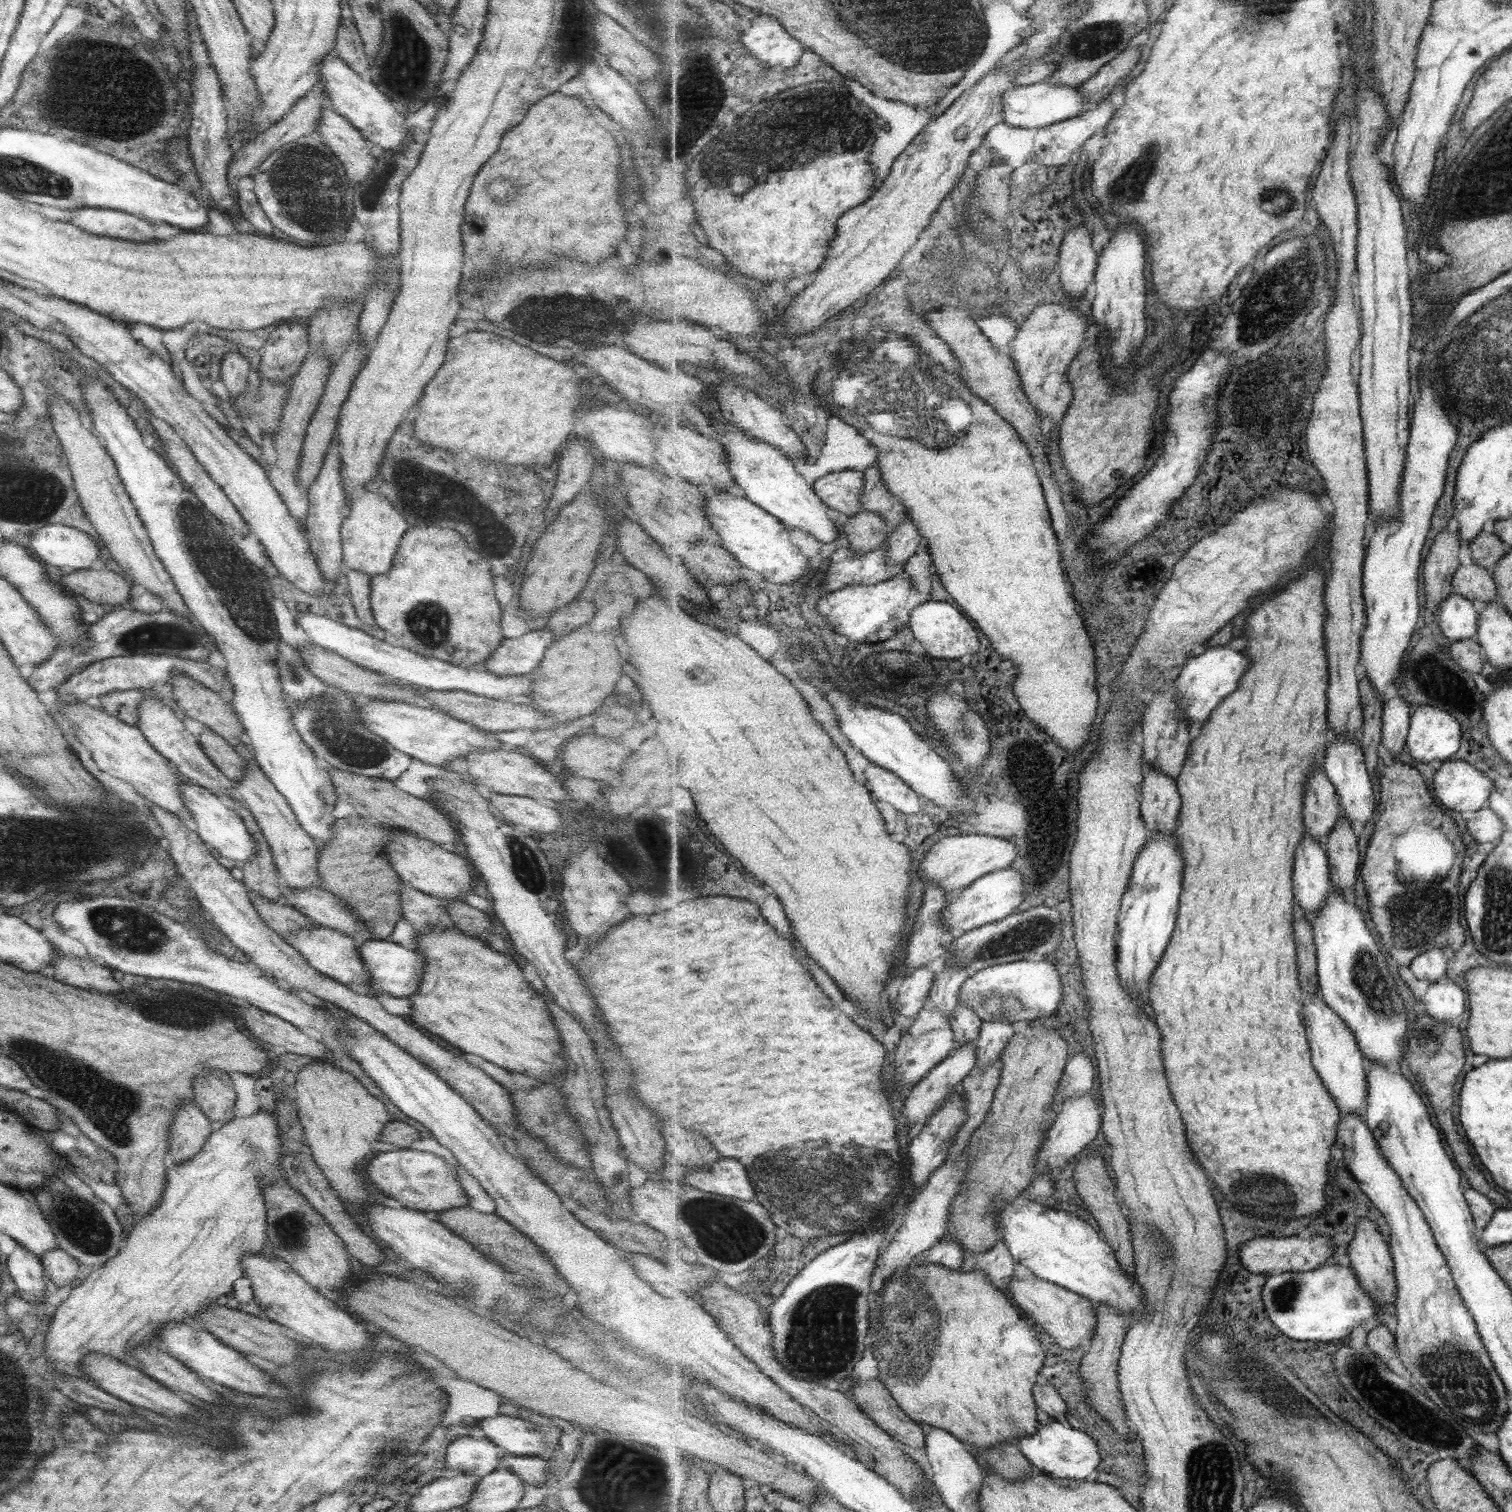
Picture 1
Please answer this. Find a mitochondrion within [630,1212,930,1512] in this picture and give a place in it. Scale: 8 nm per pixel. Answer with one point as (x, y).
(820, 1344)

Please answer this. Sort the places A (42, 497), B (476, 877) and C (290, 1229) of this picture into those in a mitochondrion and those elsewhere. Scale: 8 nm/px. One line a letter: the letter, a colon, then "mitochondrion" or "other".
A: mitochondrion
B: other
C: mitochondrion

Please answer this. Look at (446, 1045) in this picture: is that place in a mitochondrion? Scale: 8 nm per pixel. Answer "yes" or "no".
no

